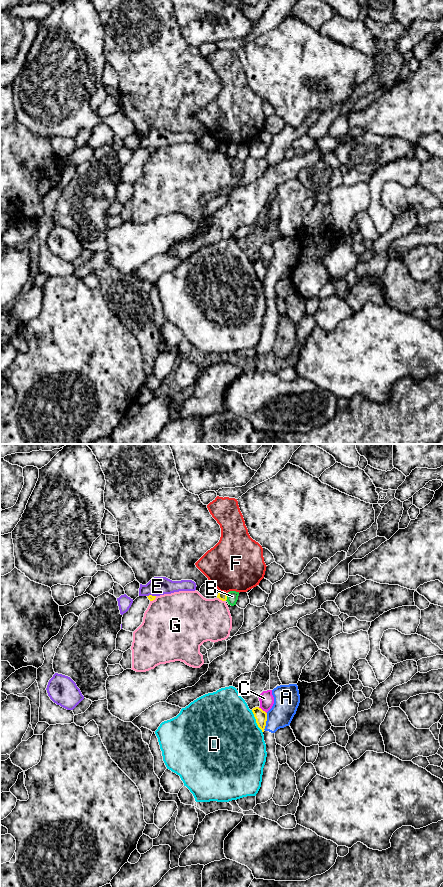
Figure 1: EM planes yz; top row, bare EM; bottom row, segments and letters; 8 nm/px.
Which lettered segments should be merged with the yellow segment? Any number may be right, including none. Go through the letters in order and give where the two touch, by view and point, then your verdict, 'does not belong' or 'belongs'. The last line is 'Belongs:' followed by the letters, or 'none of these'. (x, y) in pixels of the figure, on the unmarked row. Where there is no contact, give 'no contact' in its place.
A: yz (265, 273) | does not belong
B: yz (226, 149) | does not belong
C: yz (261, 261) | does not belong
D: yz (256, 273) | does not belong
E: yz (151, 147) | does not belong
F: yz (223, 144) | does not belong
G: yz (221, 151) | does not belong
Belongs: none of these

